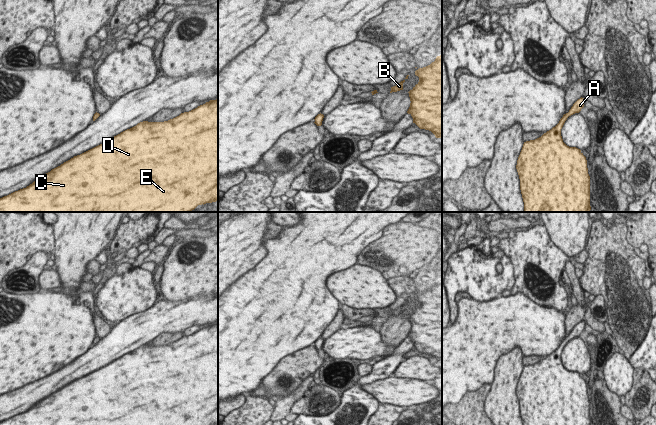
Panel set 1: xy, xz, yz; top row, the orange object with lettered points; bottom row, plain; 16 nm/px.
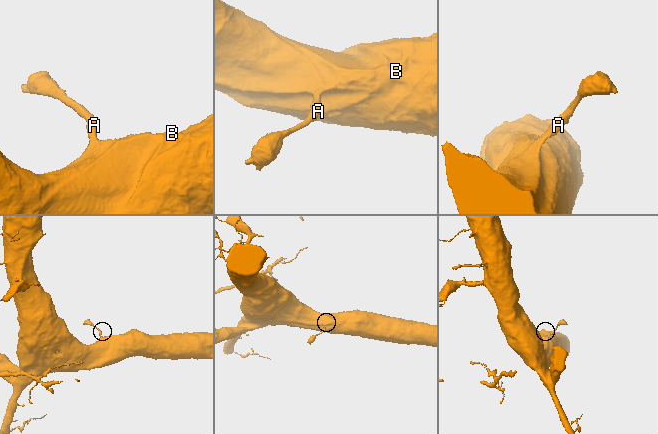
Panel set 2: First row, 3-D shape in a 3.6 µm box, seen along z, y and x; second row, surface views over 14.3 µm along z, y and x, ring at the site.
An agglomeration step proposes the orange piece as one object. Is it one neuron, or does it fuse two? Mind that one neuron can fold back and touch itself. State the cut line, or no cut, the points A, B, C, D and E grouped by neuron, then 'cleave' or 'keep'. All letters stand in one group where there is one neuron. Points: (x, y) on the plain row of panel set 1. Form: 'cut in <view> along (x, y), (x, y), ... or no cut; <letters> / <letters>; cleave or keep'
no cut; A B C D E; keep

